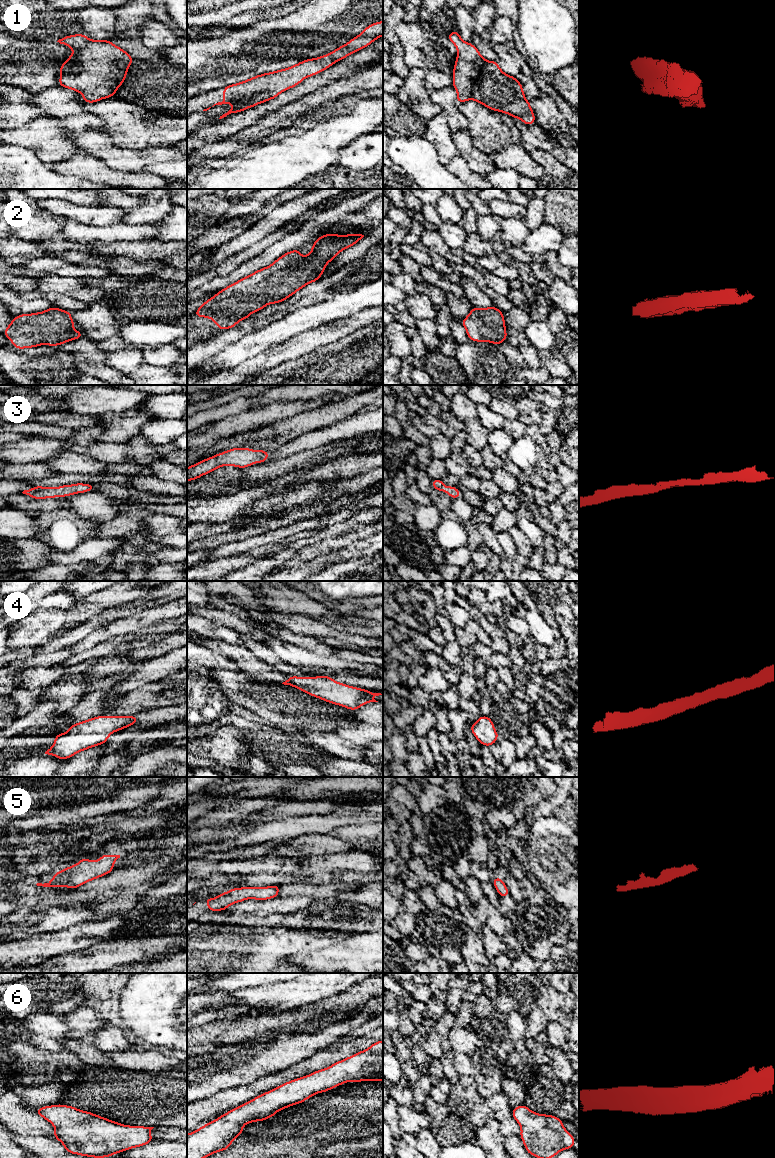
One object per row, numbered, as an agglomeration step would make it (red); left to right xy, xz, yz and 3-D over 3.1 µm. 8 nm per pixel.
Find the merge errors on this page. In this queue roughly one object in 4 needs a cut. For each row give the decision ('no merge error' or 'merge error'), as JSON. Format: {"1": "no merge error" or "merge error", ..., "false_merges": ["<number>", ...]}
{"1": "no merge error", "2": "no merge error", "3": "no merge error", "4": "no merge error", "5": "no merge error", "6": "no merge error", "false_merges": []}

